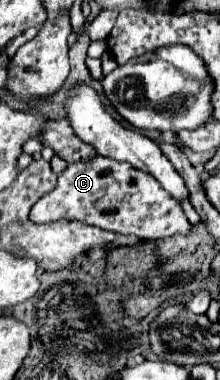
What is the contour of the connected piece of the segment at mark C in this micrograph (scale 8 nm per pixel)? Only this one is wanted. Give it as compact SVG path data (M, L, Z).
M98 155L90 161L68 165L66 171L58 175L56 189L30 209L30 221L34 223L58 219L78 219L106 231L138 237L142 241L166 239L176 233L186 235L192 227L180 203L170 197L170 193L166 193L162 185L150 177L150 173L142 173L132 165L110 161Z

